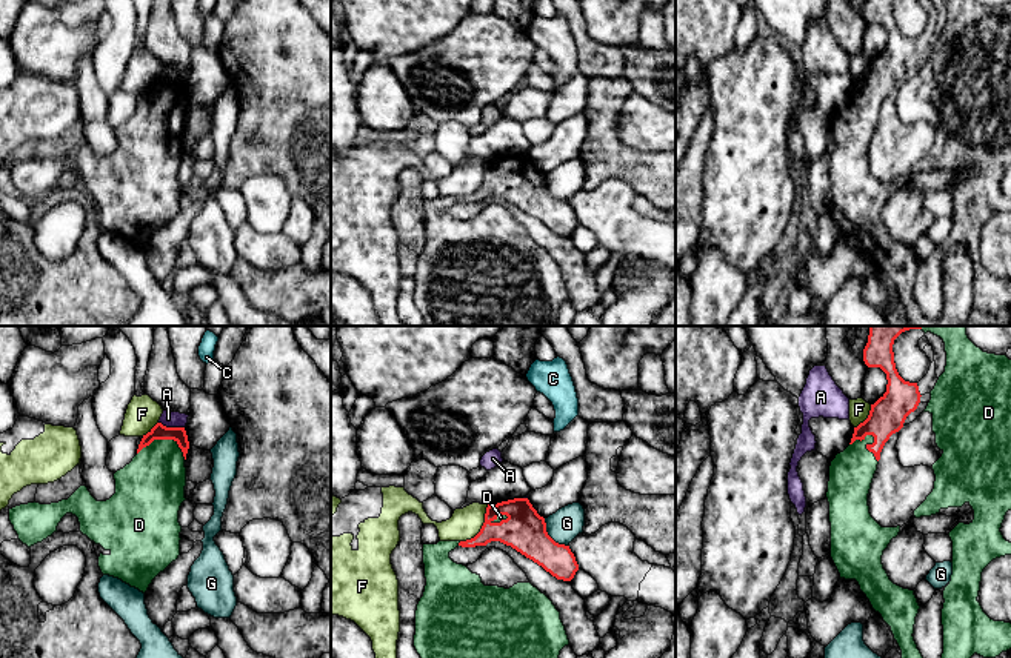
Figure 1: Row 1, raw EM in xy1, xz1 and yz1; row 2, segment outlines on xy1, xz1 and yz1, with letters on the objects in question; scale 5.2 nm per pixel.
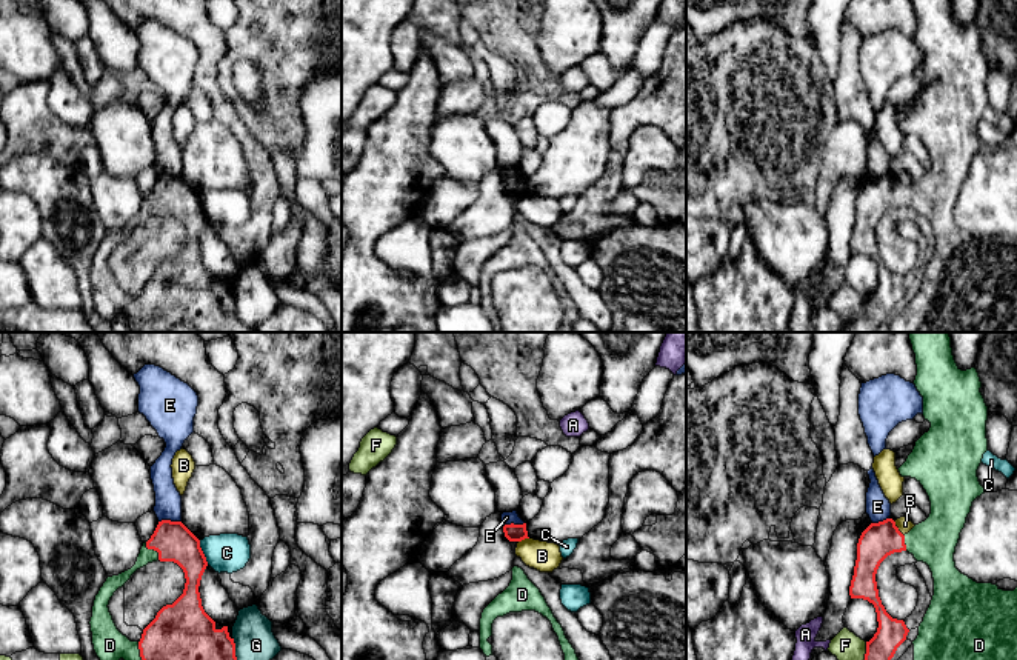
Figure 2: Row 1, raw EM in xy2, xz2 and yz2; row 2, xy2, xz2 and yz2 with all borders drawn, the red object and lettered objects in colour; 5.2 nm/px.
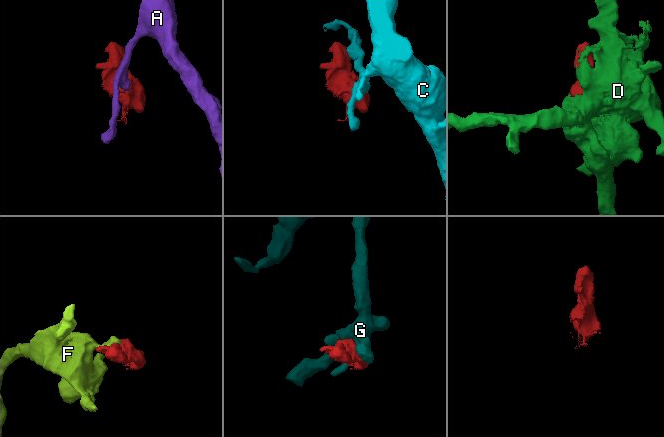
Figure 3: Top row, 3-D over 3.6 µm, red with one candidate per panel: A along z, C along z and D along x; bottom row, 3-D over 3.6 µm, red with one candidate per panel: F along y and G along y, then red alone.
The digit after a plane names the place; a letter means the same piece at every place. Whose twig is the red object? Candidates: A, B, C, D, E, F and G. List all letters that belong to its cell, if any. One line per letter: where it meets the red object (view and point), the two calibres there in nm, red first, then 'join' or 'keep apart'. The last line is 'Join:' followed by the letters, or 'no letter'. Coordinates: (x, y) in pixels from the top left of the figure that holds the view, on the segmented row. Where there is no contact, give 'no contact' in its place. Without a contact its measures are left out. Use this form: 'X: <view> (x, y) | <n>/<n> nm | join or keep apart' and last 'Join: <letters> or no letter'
A: xy1 (171, 428) | 80/80 nm | keep apart
B: yz2 (897, 528) | 190/80 nm | keep apart
C: xy2 (202, 553) | 200/200 nm | keep apart
D: xy1 (165, 438) | 80/340 nm | join
E: xy2 (170, 520) | 200/140 nm | keep apart
F: xz1 (482, 528) | 220/160 nm | keep apart
G: xz1 (550, 537) | 220/170 nm | keep apart
Join: D

